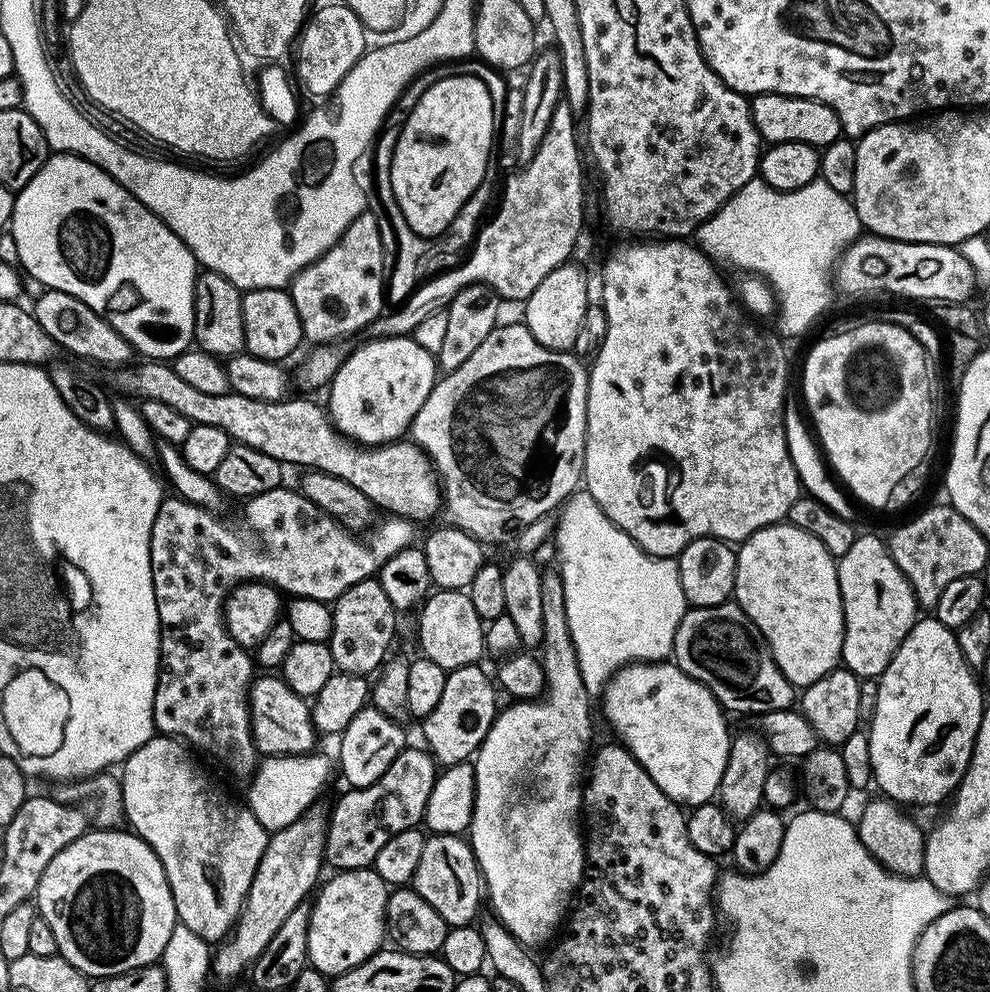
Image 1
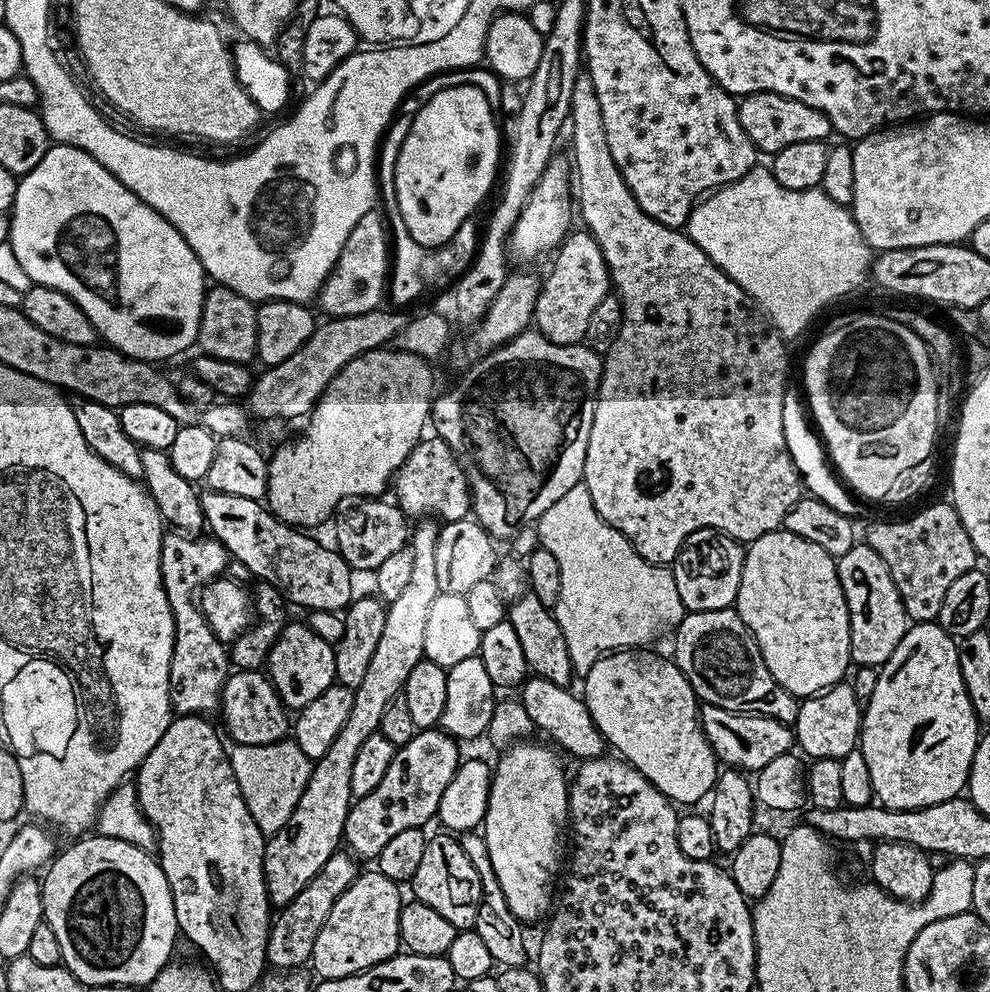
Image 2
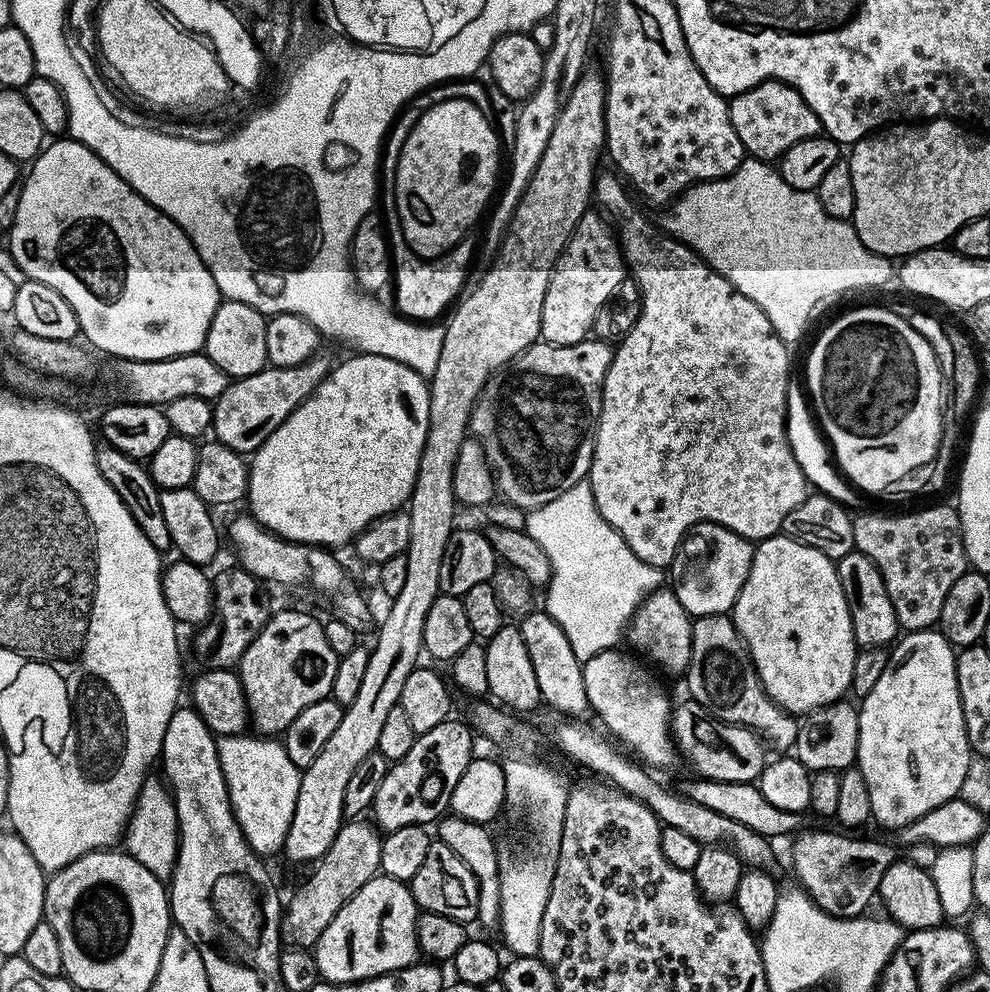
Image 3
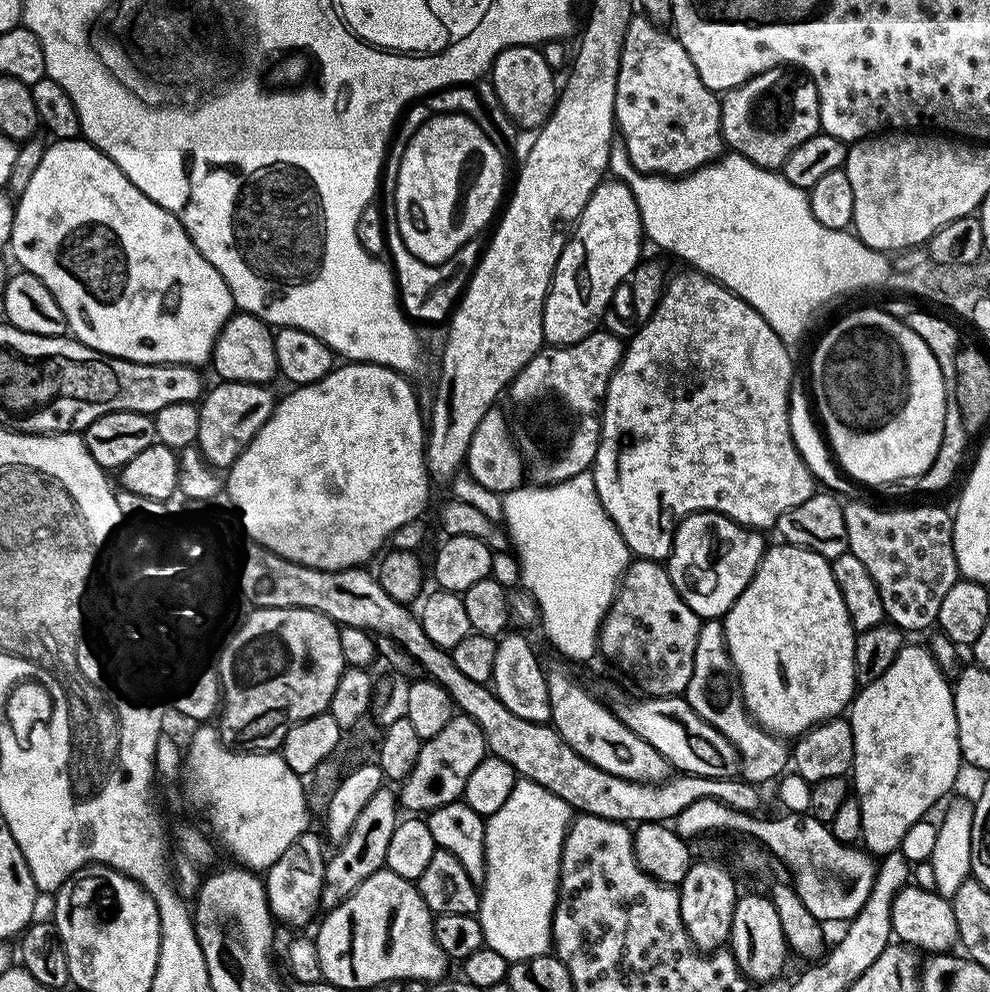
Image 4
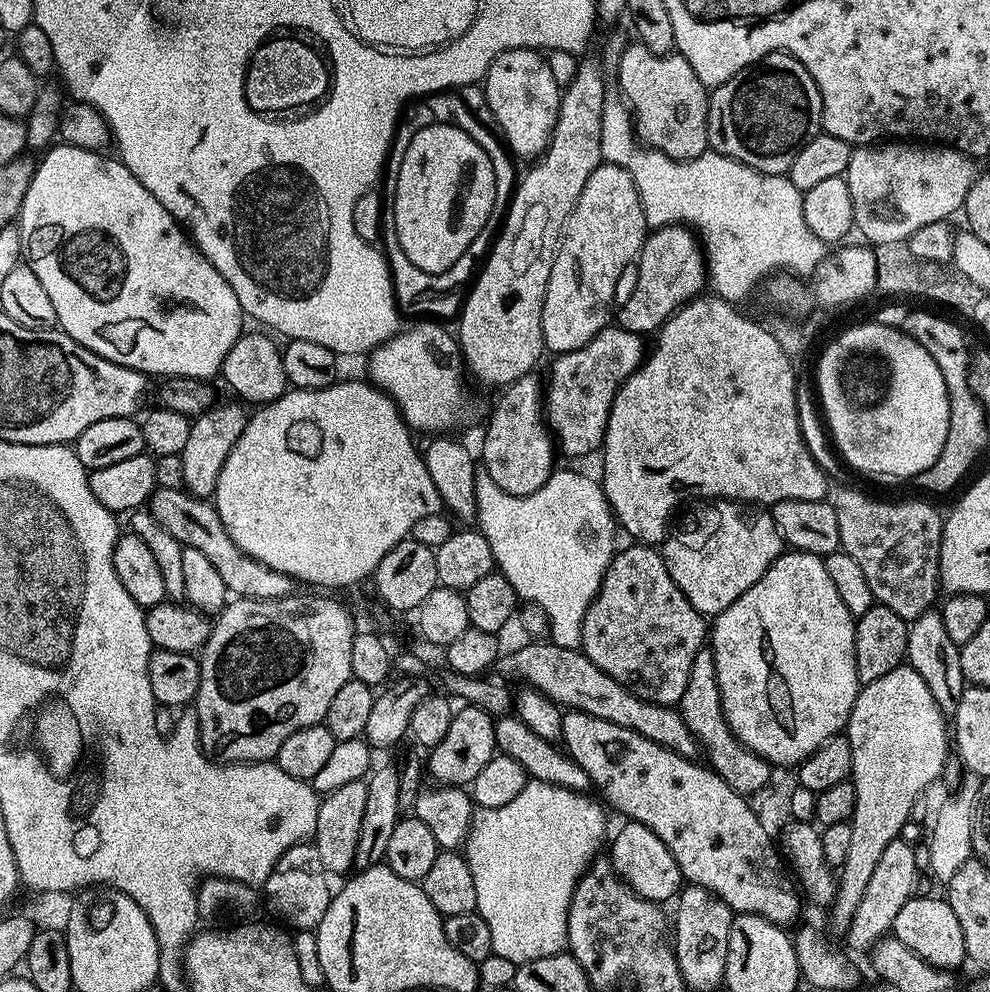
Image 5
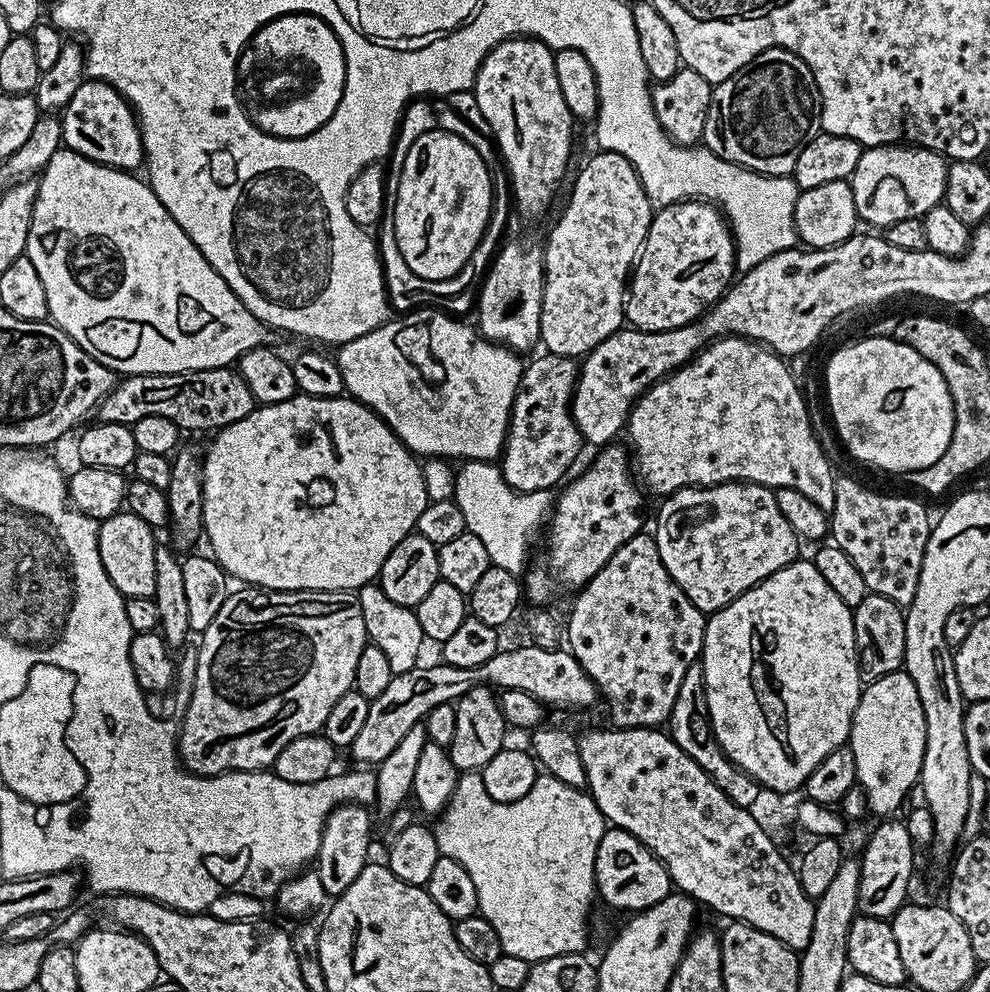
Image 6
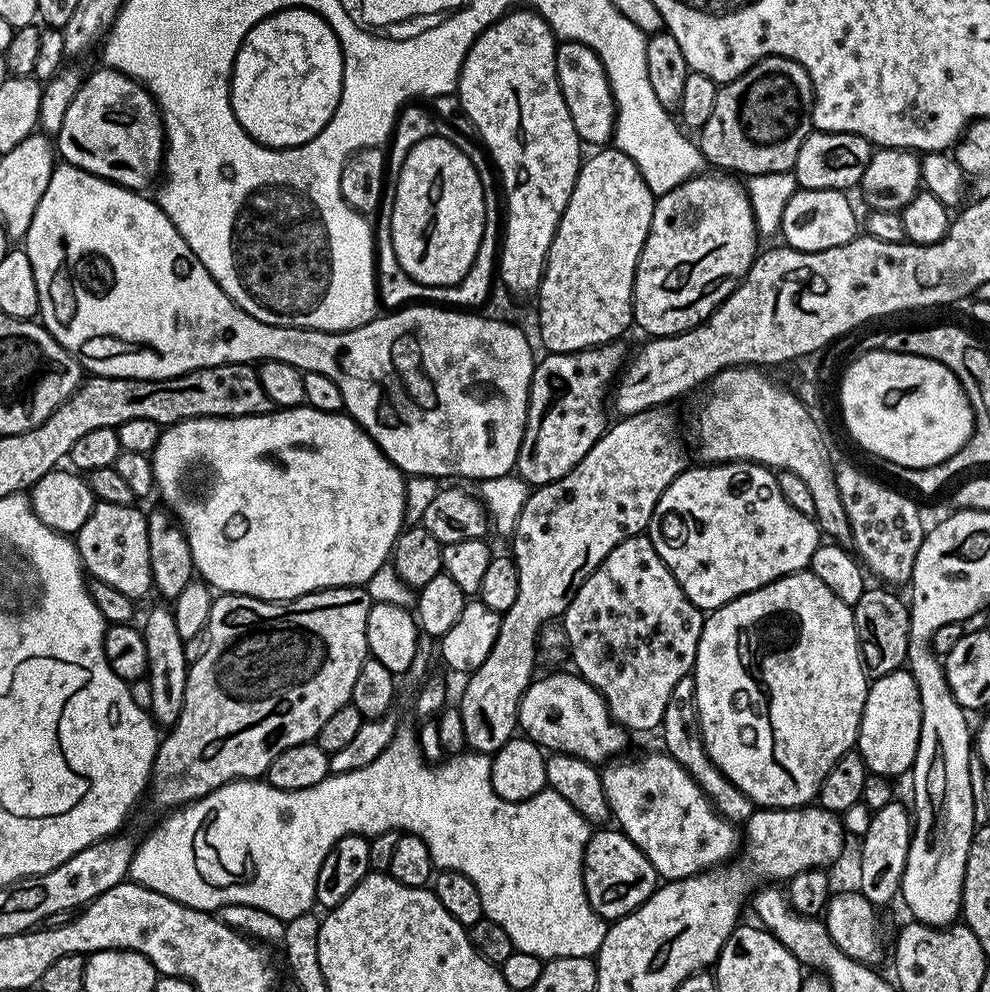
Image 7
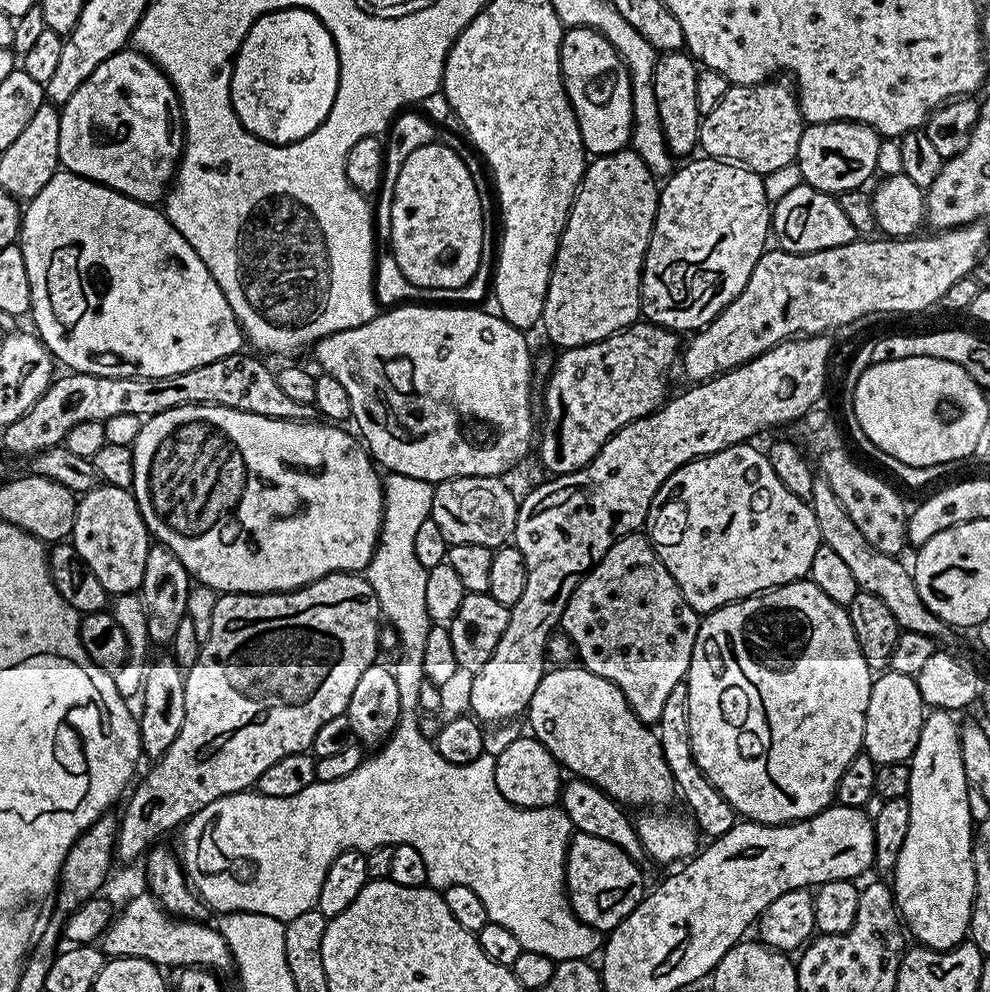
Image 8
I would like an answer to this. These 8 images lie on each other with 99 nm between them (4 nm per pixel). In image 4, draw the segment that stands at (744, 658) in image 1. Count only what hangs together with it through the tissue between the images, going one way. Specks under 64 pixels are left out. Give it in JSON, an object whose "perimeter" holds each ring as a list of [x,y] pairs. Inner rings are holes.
{"perimeter":[[[708,618],[700,625],[698,646],[694,646],[694,670],[690,674],[688,688],[682,695],[698,718],[710,722],[710,726],[714,726],[714,730],[718,730],[718,734],[722,734],[722,738],[726,738],[726,742],[738,750],[743,779],[757,786],[765,786],[771,780],[771,784],[779,781],[789,771],[789,741],[767,732],[753,720],[748,707],[744,705],[740,678],[728,653],[724,626],[719,619]]]}

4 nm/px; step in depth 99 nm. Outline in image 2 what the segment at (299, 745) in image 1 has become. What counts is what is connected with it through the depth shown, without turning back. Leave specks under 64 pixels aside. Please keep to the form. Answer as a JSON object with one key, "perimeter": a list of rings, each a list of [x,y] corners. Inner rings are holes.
{"perimeter":[[[233,671],[220,691],[218,716],[224,719],[223,731],[233,745],[266,746],[285,739],[290,732],[290,712],[280,701],[276,687],[263,671]]]}

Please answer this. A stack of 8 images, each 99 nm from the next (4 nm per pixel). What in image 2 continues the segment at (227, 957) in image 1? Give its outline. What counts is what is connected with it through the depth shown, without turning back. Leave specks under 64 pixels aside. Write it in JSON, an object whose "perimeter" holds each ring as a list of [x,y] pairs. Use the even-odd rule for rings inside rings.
{"perimeter":[[[420,518],[415,521],[410,532],[410,547],[414,554],[414,563],[410,579],[386,608],[386,626],[382,626],[382,638],[378,638],[378,646],[374,650],[374,658],[370,658],[370,667],[366,670],[366,678],[354,689],[354,706],[350,706],[350,718],[346,718],[346,726],[338,730],[338,738],[330,742],[330,750],[322,754],[320,760],[315,761],[312,773],[302,790],[302,798],[298,798],[298,806],[286,818],[286,822],[277,832],[267,837],[264,845],[264,881],[268,887],[268,899],[273,905],[283,906],[290,903],[294,894],[326,866],[326,858],[330,858],[341,847],[344,839],[344,827],[346,818],[354,803],[354,797],[350,788],[350,776],[353,773],[354,758],[358,750],[369,736],[379,733],[382,716],[386,713],[387,706],[396,696],[404,691],[406,678],[410,678],[410,670],[418,666],[418,662],[424,659],[424,643],[426,642],[426,617],[430,615],[430,605],[434,598],[441,594],[438,586],[438,562],[434,559],[434,550],[438,550],[438,534],[441,525],[432,518]]]}

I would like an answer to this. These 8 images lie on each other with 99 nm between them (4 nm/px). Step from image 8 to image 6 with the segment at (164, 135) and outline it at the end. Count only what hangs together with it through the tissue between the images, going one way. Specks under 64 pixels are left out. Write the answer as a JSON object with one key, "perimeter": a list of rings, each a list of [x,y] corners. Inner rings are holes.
{"perimeter":[[[88,78],[74,90],[74,98],[62,109],[62,123],[63,143],[71,152],[121,170],[136,170],[145,163],[140,121],[127,98],[104,80]]]}

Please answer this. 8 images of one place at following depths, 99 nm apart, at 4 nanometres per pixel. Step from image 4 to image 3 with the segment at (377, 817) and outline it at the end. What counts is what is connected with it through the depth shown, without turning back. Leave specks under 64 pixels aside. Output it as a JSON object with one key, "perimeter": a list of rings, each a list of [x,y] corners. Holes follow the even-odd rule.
{"perimeter":[[[352,818],[341,824],[340,833],[330,842],[330,850],[315,861],[313,868],[316,869],[309,874],[308,881],[298,885],[289,900],[287,897],[280,913],[281,941],[289,948],[315,949],[318,938],[322,938],[322,930],[334,922],[334,914],[380,872],[381,858],[382,833],[375,823]]]}

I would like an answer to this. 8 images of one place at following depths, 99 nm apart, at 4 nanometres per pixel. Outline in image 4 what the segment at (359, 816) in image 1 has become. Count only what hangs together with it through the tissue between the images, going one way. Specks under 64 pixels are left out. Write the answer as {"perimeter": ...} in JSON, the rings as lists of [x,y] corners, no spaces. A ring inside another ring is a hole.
{"perimeter":[[[463,714],[453,715],[452,720],[446,722],[446,726],[442,726],[442,730],[438,730],[438,734],[434,734],[434,738],[423,741],[417,762],[410,770],[409,776],[399,785],[399,807],[401,809],[409,808],[412,811],[409,813],[412,814],[427,814],[433,812],[438,806],[446,806],[450,802],[461,799],[466,786],[466,778],[470,778],[470,774],[474,774],[474,766],[478,766],[478,762],[482,762],[485,755],[484,735],[478,722],[474,722],[470,717]]]}

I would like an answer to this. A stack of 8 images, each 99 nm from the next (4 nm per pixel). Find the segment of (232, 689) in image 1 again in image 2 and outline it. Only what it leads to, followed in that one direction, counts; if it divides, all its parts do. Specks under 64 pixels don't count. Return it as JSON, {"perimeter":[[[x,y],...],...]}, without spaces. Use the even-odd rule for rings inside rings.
{"perimeter":[[[168,530],[160,542],[160,582],[172,611],[174,644],[168,675],[168,702],[173,713],[204,716],[220,707],[220,691],[230,675],[230,658],[225,645],[212,632],[201,615],[194,593],[209,580],[217,579],[230,557],[217,540]]]}

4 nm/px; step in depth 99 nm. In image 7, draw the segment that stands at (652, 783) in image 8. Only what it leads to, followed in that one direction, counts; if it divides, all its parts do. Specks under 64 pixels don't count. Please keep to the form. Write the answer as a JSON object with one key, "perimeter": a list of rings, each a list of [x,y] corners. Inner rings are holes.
{"perimeter":[[[564,670],[533,679],[528,685],[520,703],[519,731],[549,753],[570,754],[597,766],[619,757],[628,744],[629,733],[613,720],[596,688],[577,673],[560,671]]]}

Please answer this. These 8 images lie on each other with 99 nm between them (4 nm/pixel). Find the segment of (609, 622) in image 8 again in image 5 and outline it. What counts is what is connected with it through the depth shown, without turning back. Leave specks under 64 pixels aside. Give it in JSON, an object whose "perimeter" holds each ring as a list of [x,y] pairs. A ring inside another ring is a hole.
{"perimeter":[[[639,542],[629,545],[629,548],[621,547],[613,555],[598,594],[586,610],[580,648],[586,658],[598,666],[598,670],[606,670],[614,682],[626,686],[636,696],[641,696],[651,704],[676,706],[686,690],[690,666],[694,666],[694,658],[706,644],[705,617],[682,594],[664,565],[663,555],[655,547]]]}

